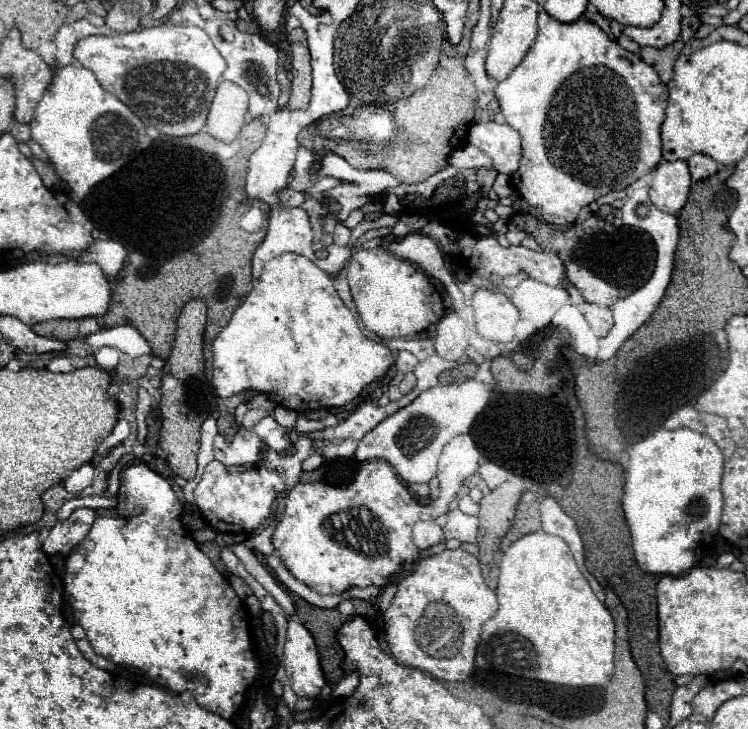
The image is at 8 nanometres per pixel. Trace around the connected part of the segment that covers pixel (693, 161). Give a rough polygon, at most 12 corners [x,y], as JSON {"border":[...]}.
{"border":[[693,154],[687,160],[695,182],[713,176],[719,164],[711,156]]}

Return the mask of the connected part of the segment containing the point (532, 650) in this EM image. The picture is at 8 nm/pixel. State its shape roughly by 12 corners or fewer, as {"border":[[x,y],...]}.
{"border":[[563,538],[501,558],[479,668],[613,676],[615,622]]}

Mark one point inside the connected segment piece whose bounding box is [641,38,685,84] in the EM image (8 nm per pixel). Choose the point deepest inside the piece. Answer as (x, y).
(662, 60)

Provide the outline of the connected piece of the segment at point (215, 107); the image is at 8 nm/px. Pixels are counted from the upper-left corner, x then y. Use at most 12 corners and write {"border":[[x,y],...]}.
{"border":[[221,82],[207,132],[235,140],[247,120],[247,92]]}

